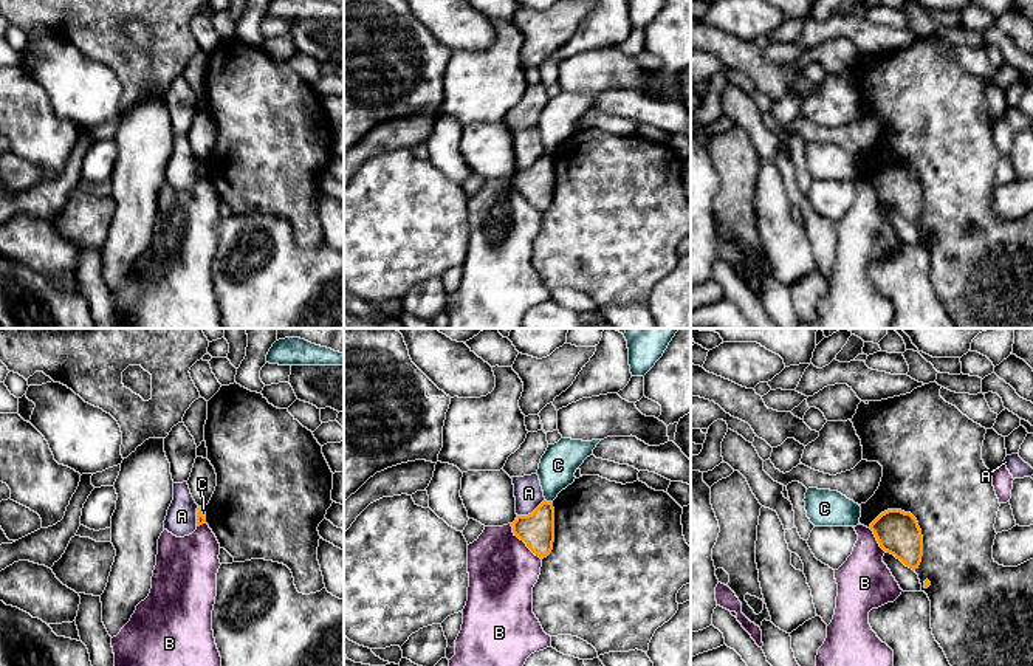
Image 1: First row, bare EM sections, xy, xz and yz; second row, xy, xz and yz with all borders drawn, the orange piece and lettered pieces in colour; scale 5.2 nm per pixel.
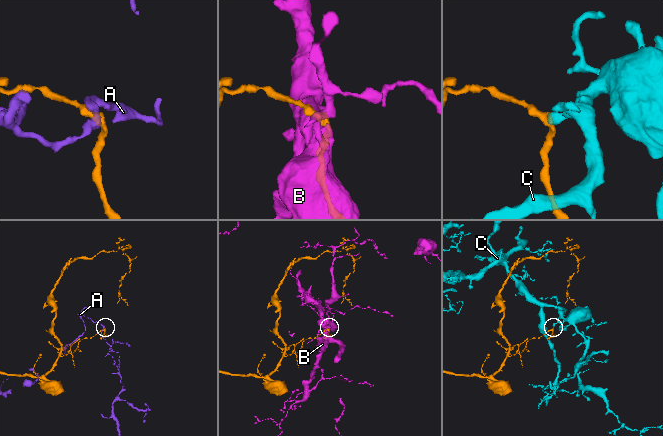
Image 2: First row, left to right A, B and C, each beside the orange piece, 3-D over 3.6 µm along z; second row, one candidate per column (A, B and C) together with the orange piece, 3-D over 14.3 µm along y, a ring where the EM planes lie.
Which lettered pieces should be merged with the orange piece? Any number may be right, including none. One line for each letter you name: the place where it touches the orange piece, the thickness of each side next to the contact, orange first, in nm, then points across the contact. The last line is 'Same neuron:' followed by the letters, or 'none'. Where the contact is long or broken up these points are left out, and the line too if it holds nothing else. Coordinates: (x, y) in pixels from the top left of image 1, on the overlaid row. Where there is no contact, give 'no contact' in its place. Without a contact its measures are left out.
Same neuron: none

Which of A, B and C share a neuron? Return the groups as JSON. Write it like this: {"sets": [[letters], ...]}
{"sets": [["A"], ["B"], ["C"]]}

